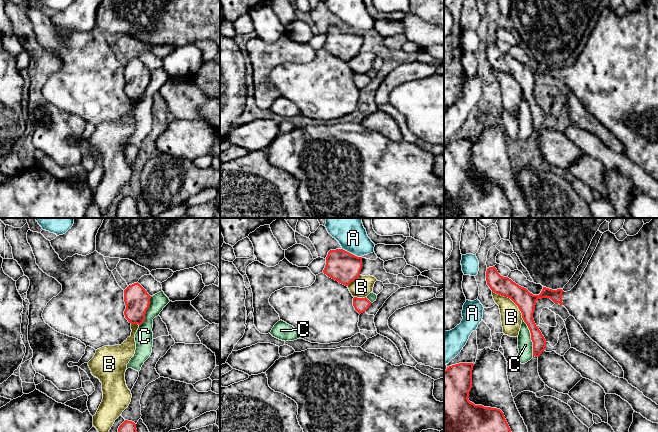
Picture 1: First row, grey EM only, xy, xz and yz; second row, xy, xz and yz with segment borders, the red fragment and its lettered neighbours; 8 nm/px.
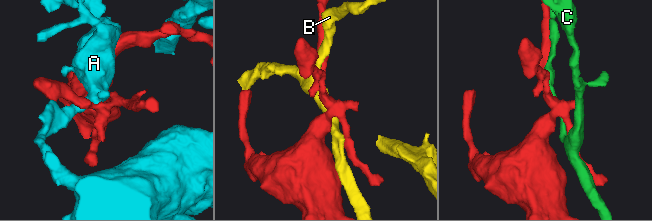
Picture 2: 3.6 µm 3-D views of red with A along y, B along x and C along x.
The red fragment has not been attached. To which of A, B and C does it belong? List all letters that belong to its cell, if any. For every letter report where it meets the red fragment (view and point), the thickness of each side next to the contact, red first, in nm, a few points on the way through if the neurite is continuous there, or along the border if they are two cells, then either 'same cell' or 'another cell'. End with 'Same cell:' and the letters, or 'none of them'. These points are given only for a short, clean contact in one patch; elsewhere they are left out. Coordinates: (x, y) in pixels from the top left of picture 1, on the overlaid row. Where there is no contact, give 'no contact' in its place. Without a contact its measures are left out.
A: meets red in xz at (352, 254); 260 nm thick on the red side, 280 nm on the other; another cell
B: meets red in yz at (511, 299); 160 nm thick on the red side, 180 nm on the other; another cell
C: meets red in yz at (531, 337); 120 nm thick on the red side, 130 nm on the other; another cell
Same cell: none of them

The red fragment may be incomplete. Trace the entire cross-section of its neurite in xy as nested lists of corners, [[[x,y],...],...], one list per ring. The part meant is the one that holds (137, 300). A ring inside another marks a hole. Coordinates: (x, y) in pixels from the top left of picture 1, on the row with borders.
[[[138,282],[129,285],[124,290],[126,305],[124,315],[129,323],[140,326],[144,322],[146,311],[150,305],[150,298],[151,296]]]

